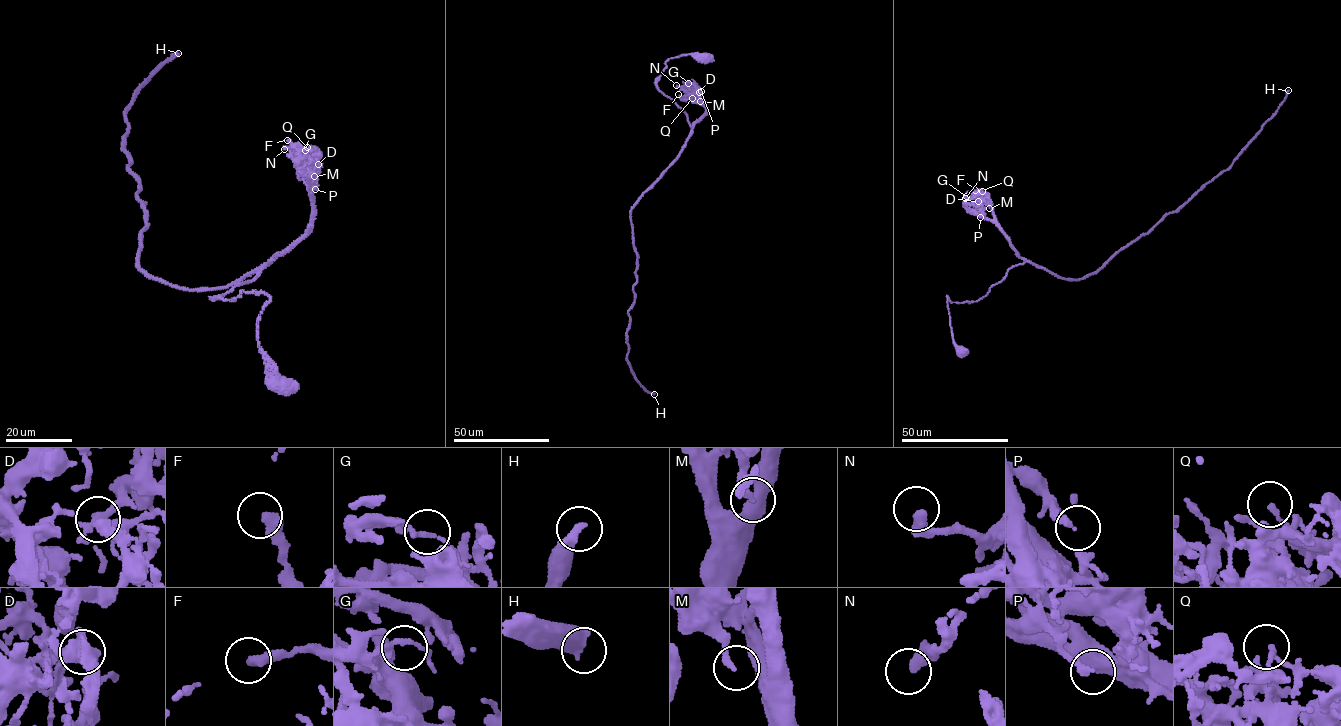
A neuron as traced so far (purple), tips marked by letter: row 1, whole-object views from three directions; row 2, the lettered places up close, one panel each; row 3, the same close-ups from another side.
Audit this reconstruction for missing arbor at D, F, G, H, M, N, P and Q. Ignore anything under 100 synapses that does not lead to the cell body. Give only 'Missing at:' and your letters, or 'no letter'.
Missing at: H

